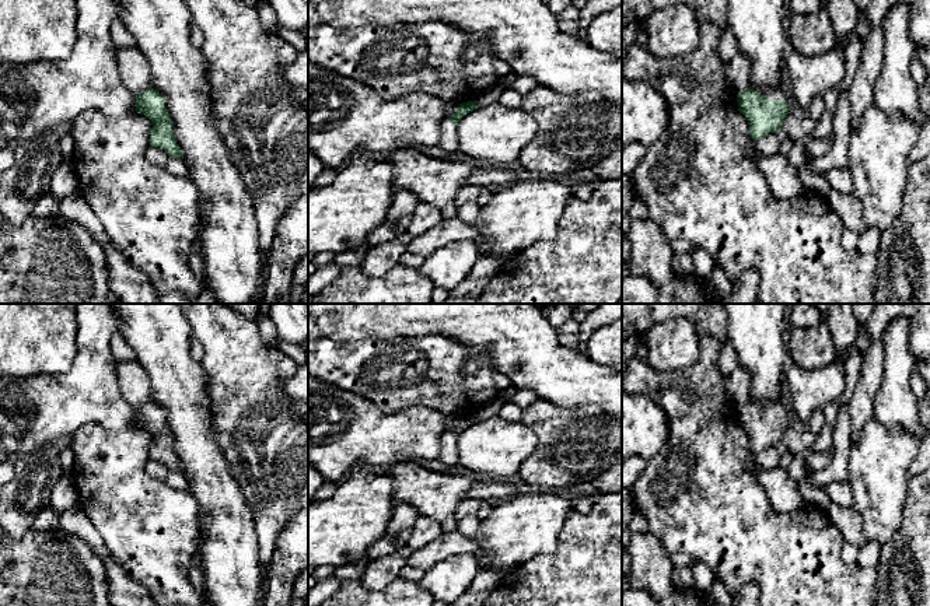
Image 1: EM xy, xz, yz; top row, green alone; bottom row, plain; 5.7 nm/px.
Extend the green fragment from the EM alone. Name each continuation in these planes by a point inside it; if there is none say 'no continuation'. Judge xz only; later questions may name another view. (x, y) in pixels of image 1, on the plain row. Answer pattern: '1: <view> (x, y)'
1: xz (448, 455)

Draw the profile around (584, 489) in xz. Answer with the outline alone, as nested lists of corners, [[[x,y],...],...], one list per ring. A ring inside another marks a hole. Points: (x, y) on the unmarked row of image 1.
[[[584,481],[584,483],[571,486],[567,490],[574,493],[577,497],[590,495],[590,497],[595,498],[599,494],[598,488],[595,487],[595,484],[592,481]]]

